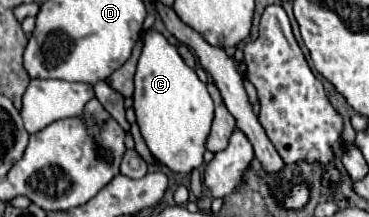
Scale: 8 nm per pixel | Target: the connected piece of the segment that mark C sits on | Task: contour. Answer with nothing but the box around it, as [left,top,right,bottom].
[134,30,214,174]

